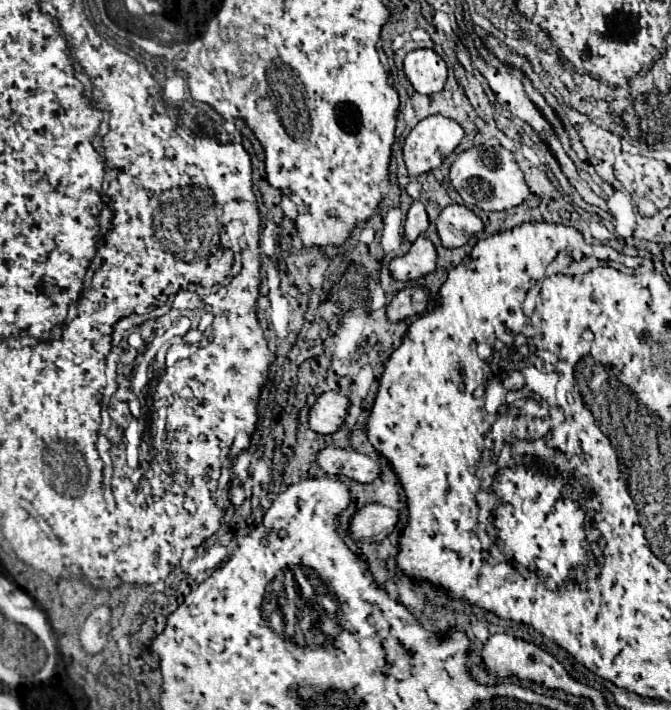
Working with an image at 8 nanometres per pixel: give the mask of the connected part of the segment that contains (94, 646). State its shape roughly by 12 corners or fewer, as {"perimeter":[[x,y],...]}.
{"perimeter":[[96,608],[80,630],[86,652],[104,648],[110,632],[110,608]]}

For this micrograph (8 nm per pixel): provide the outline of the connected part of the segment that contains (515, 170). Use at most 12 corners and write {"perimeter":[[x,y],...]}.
{"perimeter":[[498,142],[462,152],[450,182],[466,204],[508,210],[530,196]]}

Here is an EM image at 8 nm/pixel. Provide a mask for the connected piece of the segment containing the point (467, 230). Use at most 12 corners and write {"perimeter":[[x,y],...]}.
{"perimeter":[[462,204],[446,206],[436,226],[444,248],[460,248],[486,228]]}

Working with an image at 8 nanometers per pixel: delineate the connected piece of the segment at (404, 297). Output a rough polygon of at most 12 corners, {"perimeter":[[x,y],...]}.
{"perimeter":[[406,286],[388,304],[392,322],[422,314],[428,290]]}

